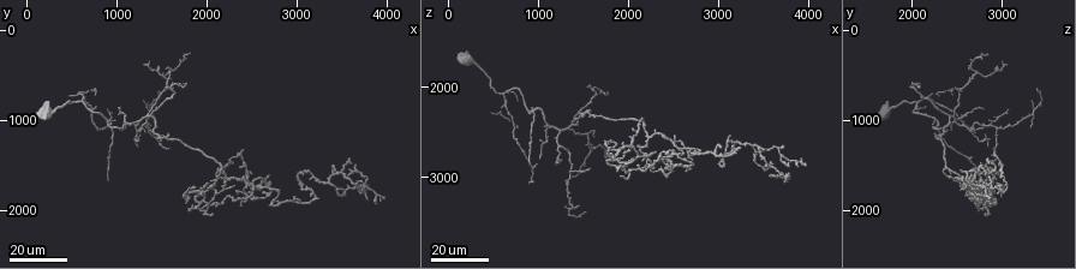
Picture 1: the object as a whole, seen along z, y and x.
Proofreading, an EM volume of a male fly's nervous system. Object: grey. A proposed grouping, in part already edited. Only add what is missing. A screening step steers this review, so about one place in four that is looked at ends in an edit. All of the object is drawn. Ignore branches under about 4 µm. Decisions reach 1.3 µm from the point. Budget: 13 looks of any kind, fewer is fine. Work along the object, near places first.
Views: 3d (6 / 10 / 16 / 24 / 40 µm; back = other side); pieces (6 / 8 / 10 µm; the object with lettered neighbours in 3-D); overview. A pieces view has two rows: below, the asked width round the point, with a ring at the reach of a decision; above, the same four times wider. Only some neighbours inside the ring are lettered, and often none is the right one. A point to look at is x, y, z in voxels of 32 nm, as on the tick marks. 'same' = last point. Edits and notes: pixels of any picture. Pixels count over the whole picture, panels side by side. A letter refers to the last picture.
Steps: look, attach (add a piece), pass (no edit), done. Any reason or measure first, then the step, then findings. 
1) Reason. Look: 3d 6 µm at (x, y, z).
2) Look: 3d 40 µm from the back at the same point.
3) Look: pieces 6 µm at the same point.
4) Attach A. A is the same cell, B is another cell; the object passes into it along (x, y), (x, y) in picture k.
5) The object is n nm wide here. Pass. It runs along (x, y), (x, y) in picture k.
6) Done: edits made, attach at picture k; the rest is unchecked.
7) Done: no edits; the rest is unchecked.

Free end. Look: 3d 16 µm at (2400, 1950, 2800).

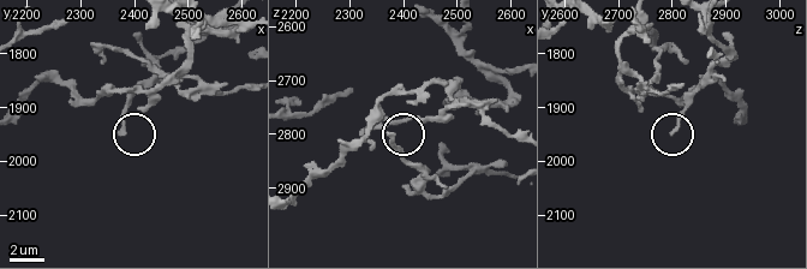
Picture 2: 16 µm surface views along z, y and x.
Look: pieces 8 µm at (2375, 1945, 2800).

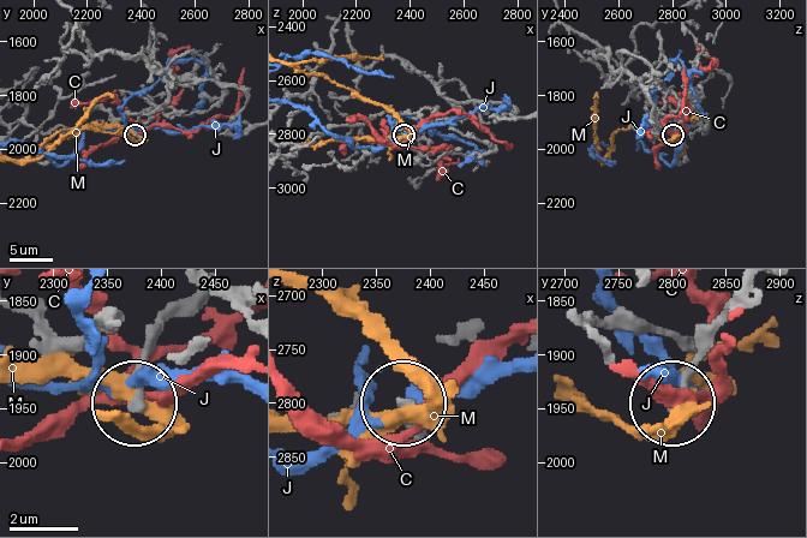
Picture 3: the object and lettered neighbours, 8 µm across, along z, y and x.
The object is 210 nm wide here. Pass. C, J and M are other cells; it runs along (183, 300), (162, 327), (133, 401) in picture 3; none of them fits.

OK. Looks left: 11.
Free end. Look: 3d 16 µm at (1900, 1850, 3000).

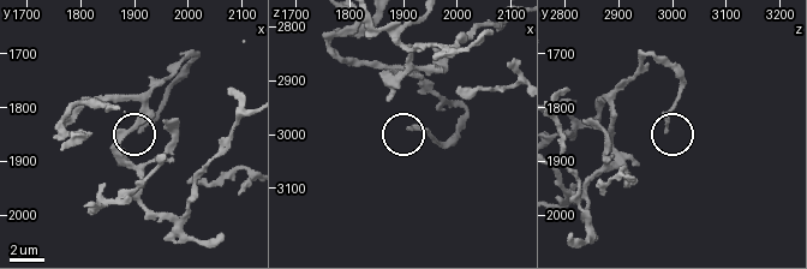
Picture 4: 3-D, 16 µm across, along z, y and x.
Look: pieces 6 µm at (1910, 1840, 2990).

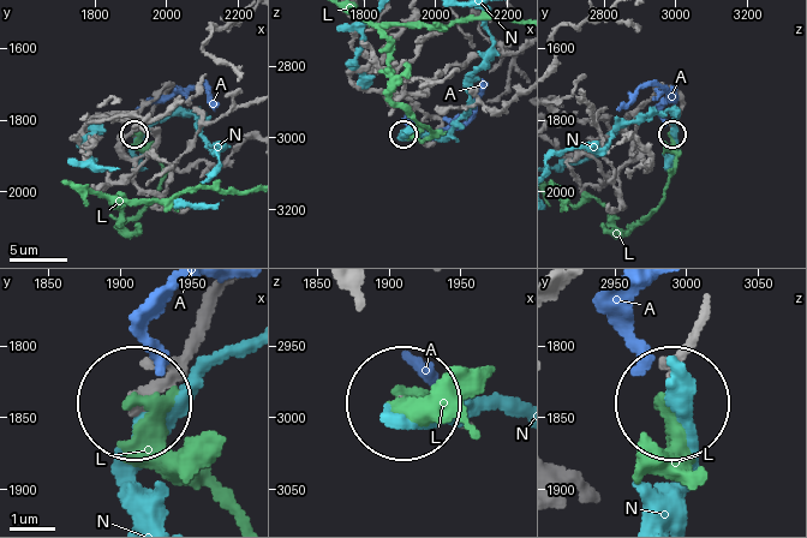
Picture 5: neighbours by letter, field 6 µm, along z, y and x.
Pass. A, L and N are other cells; it runs along (219, 291), (199, 338), (135, 402) in picture 5; no lettered piece goes on from it.

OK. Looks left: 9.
Look: 3d 16 µm at (3650, 1500, 3000).

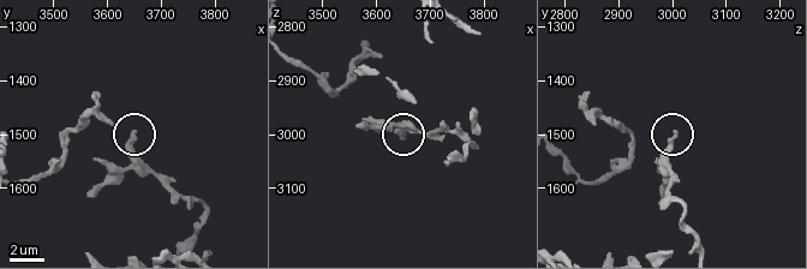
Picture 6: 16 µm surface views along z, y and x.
Look: pieces 6 µm at (3650, 1490, 3005).

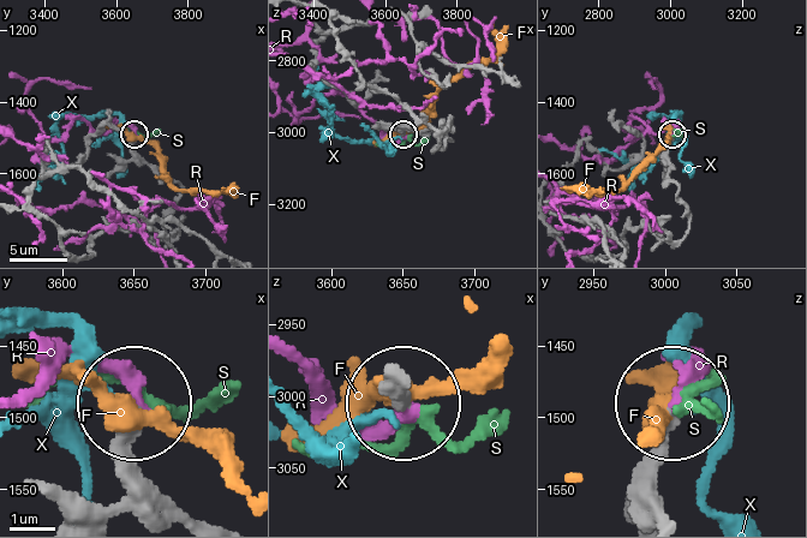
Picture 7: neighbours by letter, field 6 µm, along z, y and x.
The object is 220 nm wide here. Pass. F, R, S and X are other cells; no lettered piece goes on from it.

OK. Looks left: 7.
Free end. Look: 3d 16 µm at (2500, 1550, 2950).

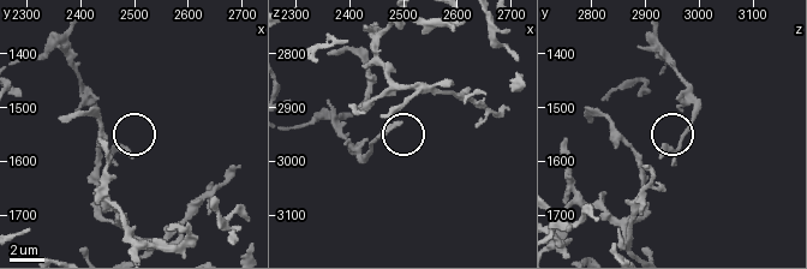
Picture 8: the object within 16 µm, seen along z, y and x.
Look: pieces 6 µm at (2495, 1590, 2925).

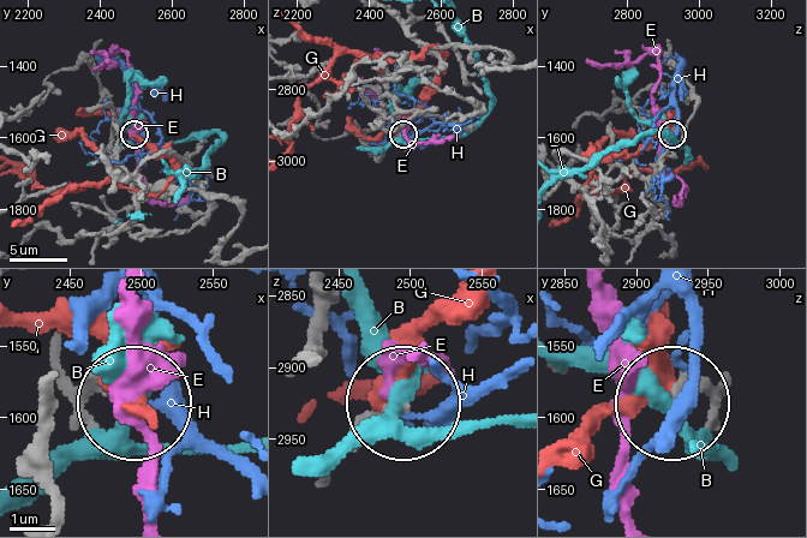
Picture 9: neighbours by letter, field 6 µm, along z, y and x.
The object is 250 nm wide here. Pass. B, E, G and H are other cells; none of them fits.

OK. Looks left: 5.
Free end. Look: 3d 24 µm at (1550, 650, 2000).

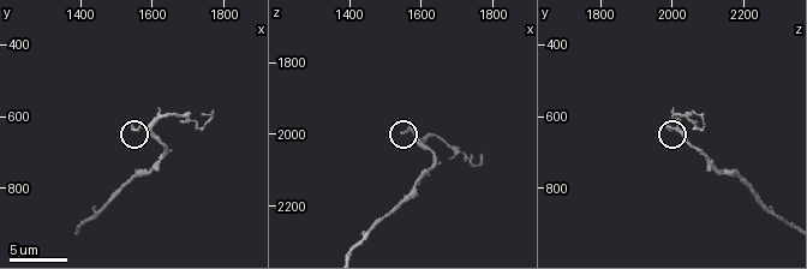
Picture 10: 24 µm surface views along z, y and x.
Look: pieces 6 µm at (1540, 640, 2000).

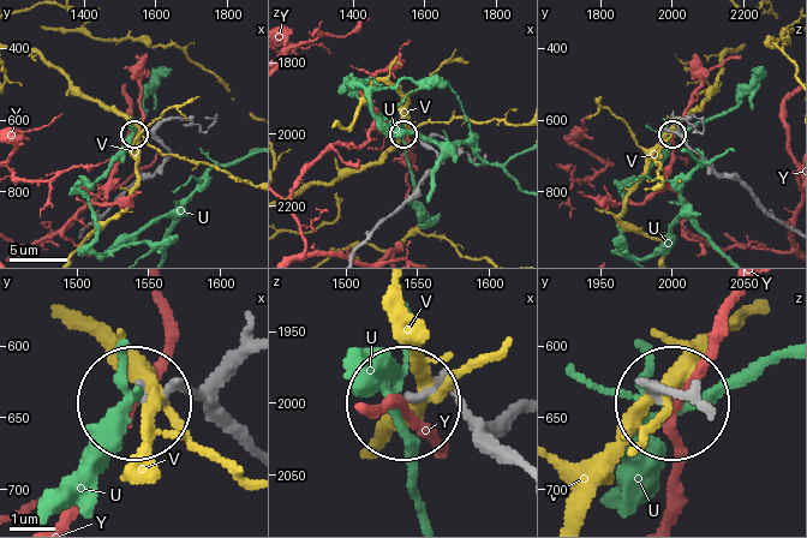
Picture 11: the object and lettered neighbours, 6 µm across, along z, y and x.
Pass. U, V and Y are other cells; none of them fits.

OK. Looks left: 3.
Branch stops here. Look: 3d 24 µm at (3950, 1850, 2850).

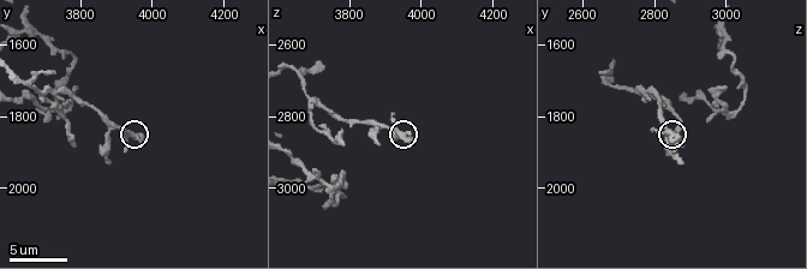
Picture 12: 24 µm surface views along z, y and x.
See the neighbours. Look: pieces 8 µm at (3970, 1860, 2870).

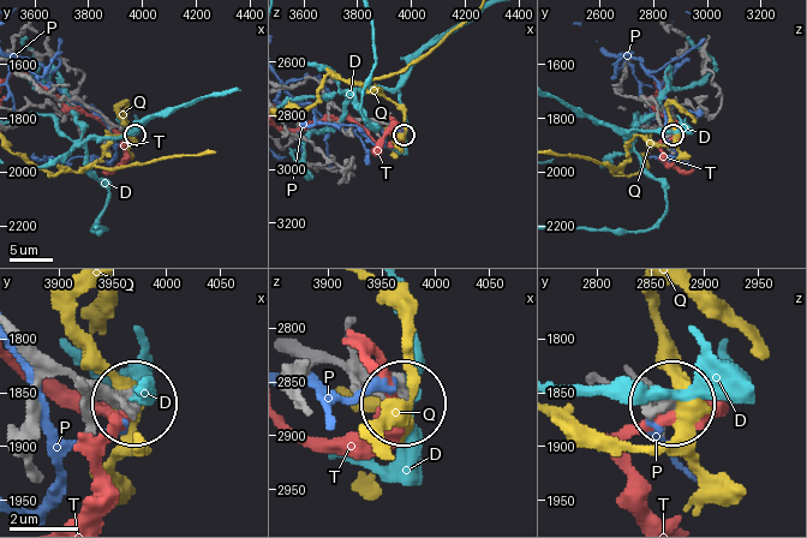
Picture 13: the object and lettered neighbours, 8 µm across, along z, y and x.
The object is 340 nm wide here. Pass. D, P, Q and T are other cells; none of them fits.

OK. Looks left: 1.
Done: no edits; the rest is unchecked.

